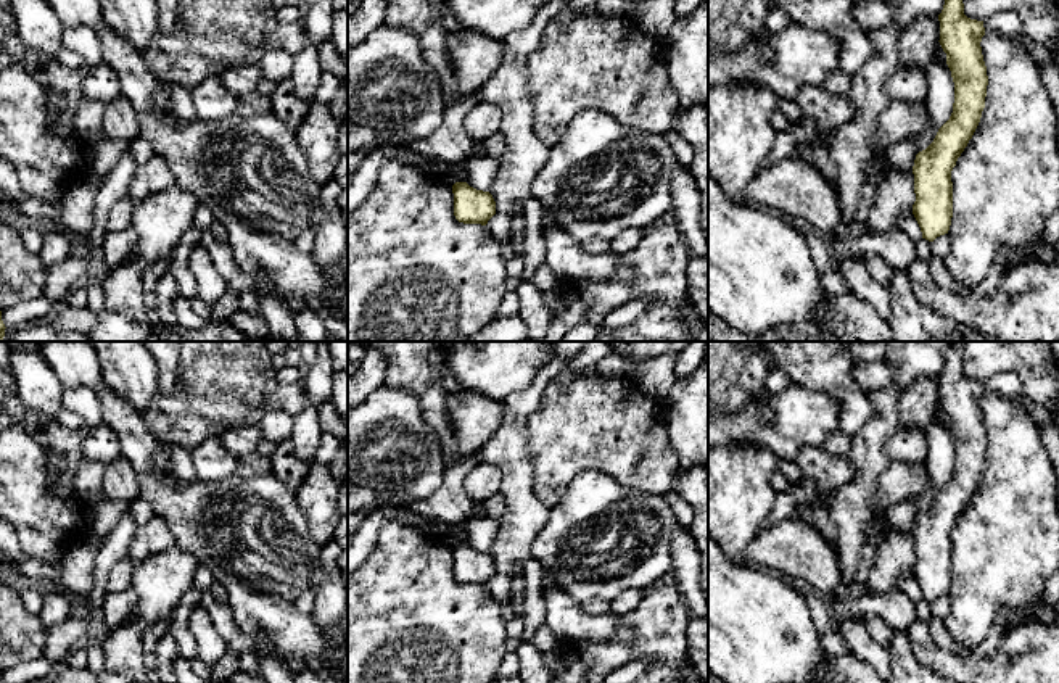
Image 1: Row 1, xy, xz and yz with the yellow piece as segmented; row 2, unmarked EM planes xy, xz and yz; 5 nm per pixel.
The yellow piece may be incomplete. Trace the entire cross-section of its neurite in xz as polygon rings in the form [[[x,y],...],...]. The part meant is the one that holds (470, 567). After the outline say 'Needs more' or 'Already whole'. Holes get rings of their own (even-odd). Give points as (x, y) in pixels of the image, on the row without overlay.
[[[455,543],[454,554],[454,577],[464,585],[481,585],[496,575],[496,562],[489,553],[476,551],[467,543]]]. Already whole

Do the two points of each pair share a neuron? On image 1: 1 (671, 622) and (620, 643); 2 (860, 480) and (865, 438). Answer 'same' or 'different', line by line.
1: same
2: same

